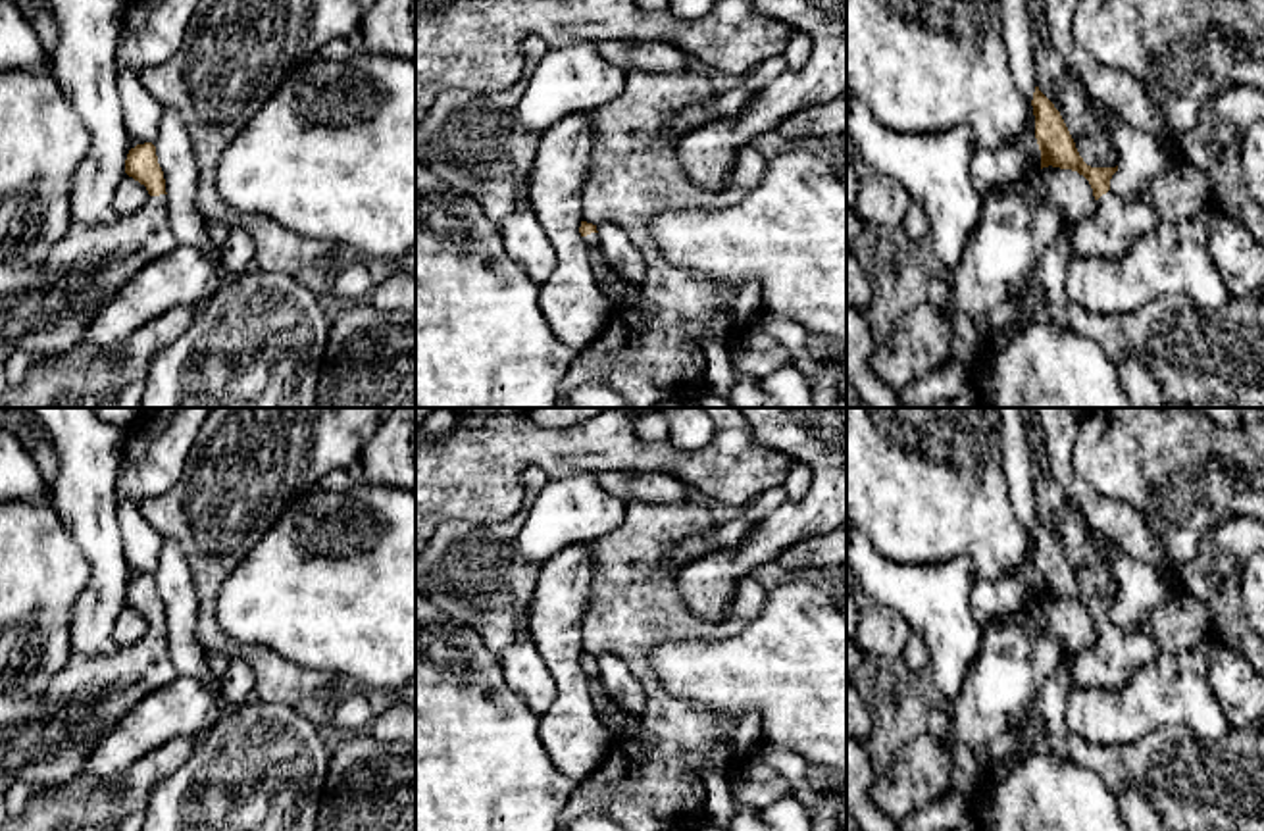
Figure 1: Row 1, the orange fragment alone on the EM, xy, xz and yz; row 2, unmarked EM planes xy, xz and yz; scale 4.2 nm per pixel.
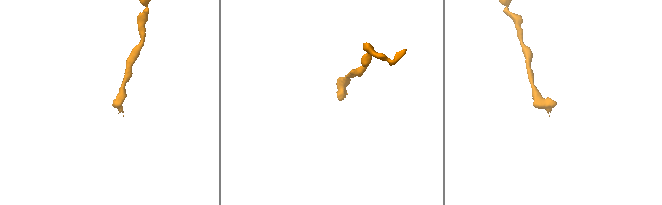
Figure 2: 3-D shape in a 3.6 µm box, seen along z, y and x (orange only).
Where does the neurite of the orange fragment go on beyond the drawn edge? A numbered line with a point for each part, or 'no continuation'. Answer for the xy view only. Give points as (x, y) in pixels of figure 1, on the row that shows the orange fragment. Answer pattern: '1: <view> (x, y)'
1: xy (45, 308)

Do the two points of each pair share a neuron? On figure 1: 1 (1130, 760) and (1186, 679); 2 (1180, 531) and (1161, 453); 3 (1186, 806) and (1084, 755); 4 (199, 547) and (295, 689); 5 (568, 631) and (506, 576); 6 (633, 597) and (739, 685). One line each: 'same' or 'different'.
1: different
2: same
3: same
4: same
5: different
6: different

